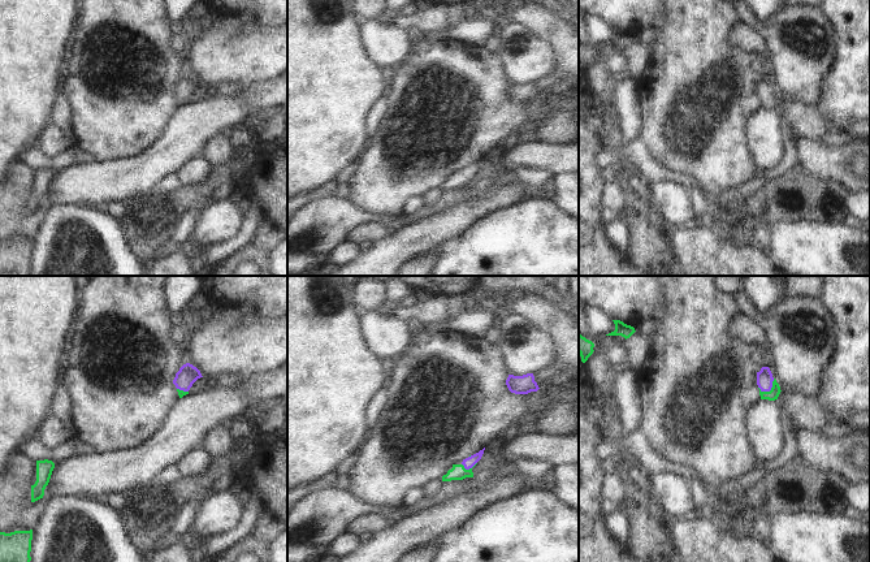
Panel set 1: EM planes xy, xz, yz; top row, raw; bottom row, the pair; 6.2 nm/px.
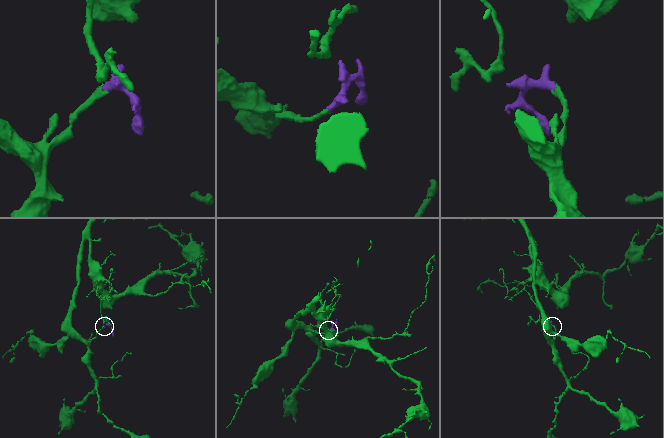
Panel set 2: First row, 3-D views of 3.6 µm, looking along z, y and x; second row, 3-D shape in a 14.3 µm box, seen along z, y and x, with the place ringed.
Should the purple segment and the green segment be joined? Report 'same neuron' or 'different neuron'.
same neuron

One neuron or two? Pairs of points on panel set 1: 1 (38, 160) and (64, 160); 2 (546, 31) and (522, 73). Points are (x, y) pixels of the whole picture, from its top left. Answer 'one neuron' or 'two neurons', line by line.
1: one neuron
2: two neurons

